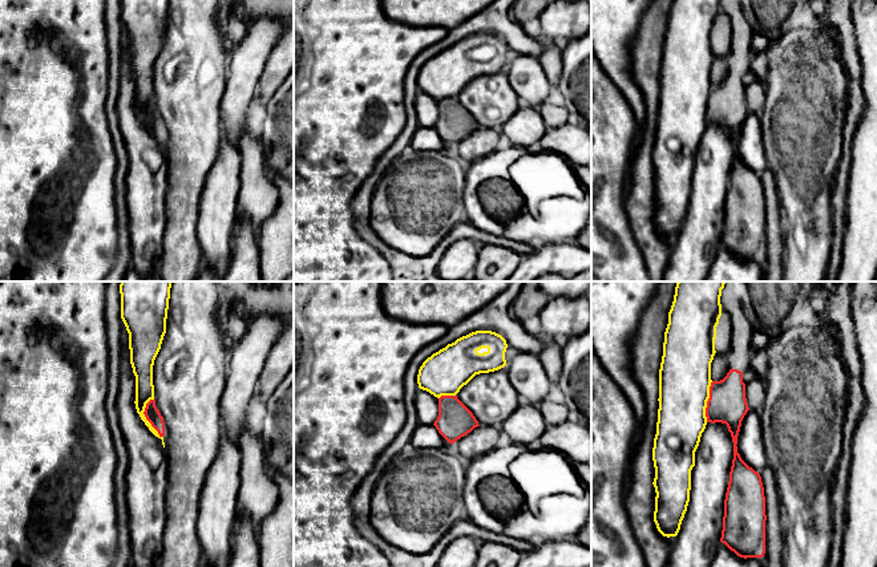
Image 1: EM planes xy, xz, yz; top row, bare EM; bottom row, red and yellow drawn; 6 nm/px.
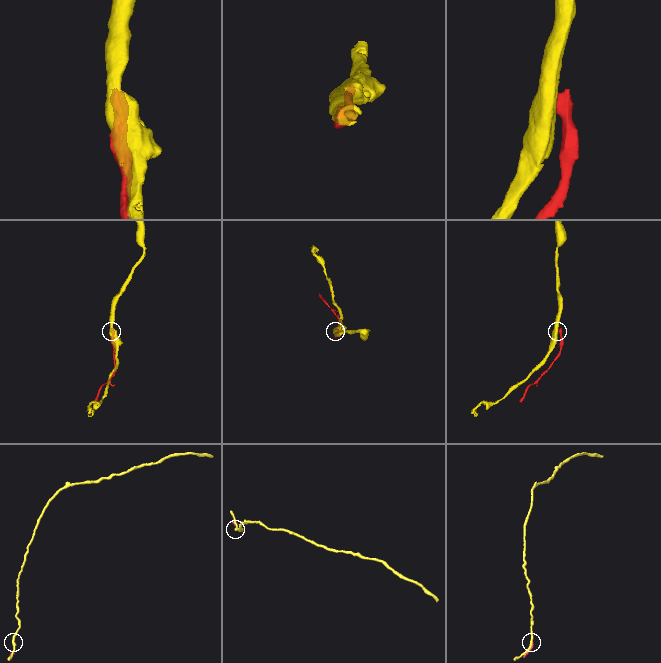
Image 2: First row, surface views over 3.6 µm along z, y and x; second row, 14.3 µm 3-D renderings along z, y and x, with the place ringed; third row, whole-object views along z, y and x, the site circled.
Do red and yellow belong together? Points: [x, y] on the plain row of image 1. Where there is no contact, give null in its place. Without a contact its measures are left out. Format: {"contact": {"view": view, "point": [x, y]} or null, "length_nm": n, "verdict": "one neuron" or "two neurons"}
{"contact": {"view": "xy", "point": [146, 121]}, "length_nm": 260, "verdict": "two neurons"}

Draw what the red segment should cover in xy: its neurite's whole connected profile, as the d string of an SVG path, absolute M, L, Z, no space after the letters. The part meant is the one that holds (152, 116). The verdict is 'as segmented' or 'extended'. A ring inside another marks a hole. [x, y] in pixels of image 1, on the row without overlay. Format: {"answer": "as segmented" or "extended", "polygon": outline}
{"answer": "as segmented", "polygon": "M150 102L146 106L144 117L146 122L151 126L151 129L158 134L159 139L163 139L165 125L163 125L163 120L161 118L159 113L155 109L155 102Z"}

